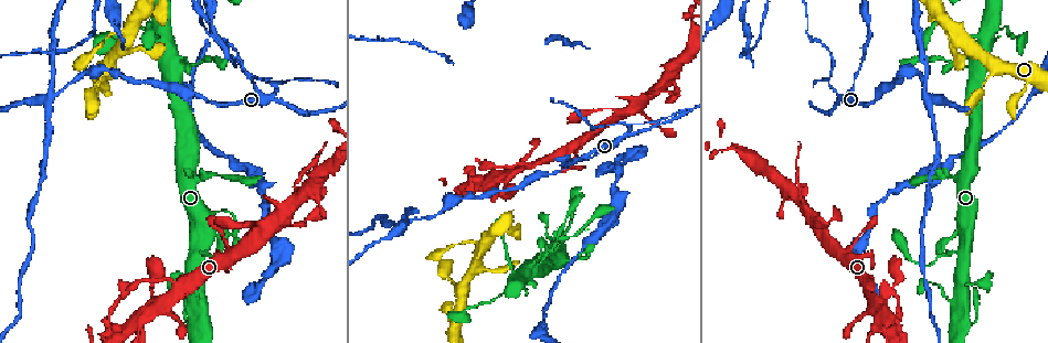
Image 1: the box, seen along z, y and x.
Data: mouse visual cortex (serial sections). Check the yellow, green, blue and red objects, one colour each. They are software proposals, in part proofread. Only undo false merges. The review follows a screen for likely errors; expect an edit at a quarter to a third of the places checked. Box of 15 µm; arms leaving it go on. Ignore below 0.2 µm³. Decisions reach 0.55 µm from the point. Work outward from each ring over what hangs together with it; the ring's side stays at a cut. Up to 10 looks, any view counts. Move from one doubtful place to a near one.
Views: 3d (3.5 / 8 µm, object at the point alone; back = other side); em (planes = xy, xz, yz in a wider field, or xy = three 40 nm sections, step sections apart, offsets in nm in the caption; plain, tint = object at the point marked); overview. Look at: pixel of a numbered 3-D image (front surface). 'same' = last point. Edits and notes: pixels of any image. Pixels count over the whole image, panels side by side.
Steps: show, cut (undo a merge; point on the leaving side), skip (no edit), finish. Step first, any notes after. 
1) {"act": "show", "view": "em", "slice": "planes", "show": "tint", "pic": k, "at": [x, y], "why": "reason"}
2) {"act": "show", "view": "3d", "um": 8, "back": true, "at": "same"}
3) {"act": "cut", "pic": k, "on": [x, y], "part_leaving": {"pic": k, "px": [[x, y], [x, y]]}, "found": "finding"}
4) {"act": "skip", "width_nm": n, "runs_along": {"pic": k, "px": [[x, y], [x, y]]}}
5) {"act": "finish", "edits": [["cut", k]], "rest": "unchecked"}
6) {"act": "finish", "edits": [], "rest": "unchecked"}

{"act": "show", "view": "3d", "um": 8, "pic": 1, "at": [404, 224], "why": "four or more arms meet"}

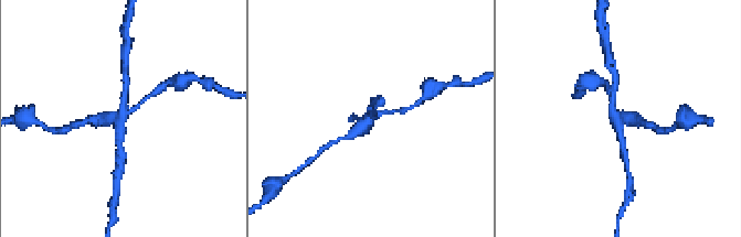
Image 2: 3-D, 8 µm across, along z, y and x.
{"act": "show", "view": "em", "slice": "planes", "show": "tint", "pic": 2, "at": [613, 116], "arms": 4, "arm_widths_nm": [150, 200, 200, 350]}

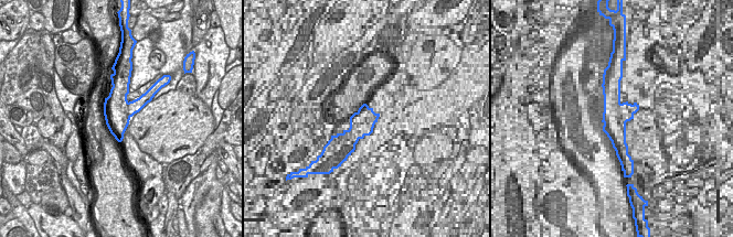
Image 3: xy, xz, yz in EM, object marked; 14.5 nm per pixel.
{"act": "cut", "pic": 2, "on": [120, 150], "found": "a second cell is stuck on"}

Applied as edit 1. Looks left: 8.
{"act": "show", "view": "3d", "um": 3.5, "pic": 1, "at": [152, 13], "why": "abrupt turn"}

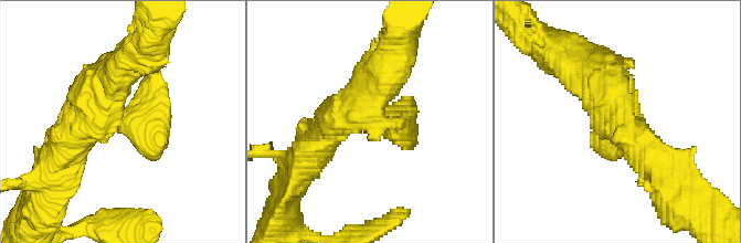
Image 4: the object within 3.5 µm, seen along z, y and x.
{"act": "show", "view": "em", "slice": "xy", "step": 3, "show": "tint", "pic": 4, "at": [123, 118]}

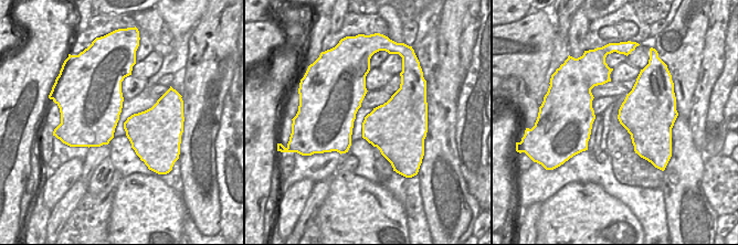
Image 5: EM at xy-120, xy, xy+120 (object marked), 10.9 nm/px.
{"act": "skip", "runs_along": {"pic": 4, "px": [[76, 131], [157, 74]]}, "found": "one cell here"}

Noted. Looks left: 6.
{"act": "show", "view": "3d", "um": 3.5, "pic": 1, "at": [864, 10]}

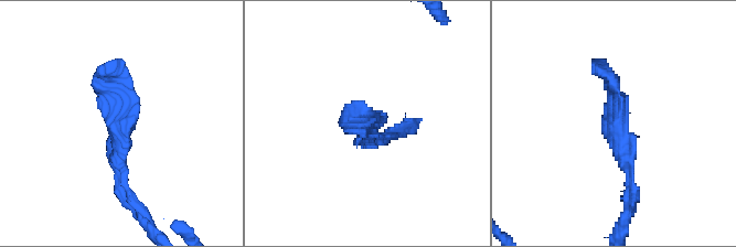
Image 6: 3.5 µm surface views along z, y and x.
{"act": "show", "view": "em", "slice": "xy", "step": 5, "show": "tint", "pic": 6, "at": [621, 126], "why": "shape alone is not enough"}

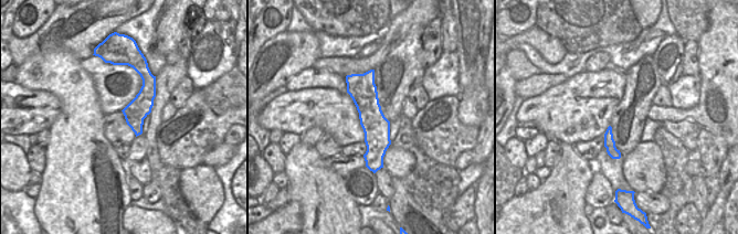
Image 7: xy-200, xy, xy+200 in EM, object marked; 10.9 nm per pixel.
{"act": "skip", "found": "one cell here"}

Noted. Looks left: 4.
{"act": "show", "view": "3d", "um": 3.5, "pic": 1, "at": [275, 89], "why": "abrupt turn"}

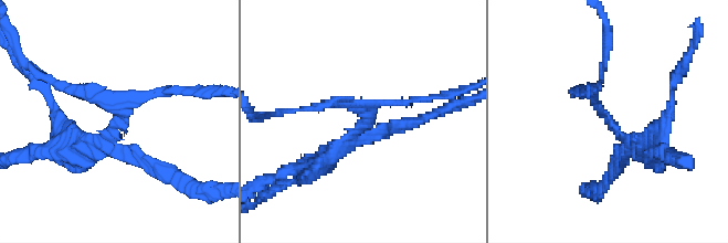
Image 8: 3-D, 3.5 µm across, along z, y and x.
{"act": "show", "view": "em", "slice": "planes", "show": "tint", "pic": 8, "at": [116, 114], "why": "shape alone is not enough"}

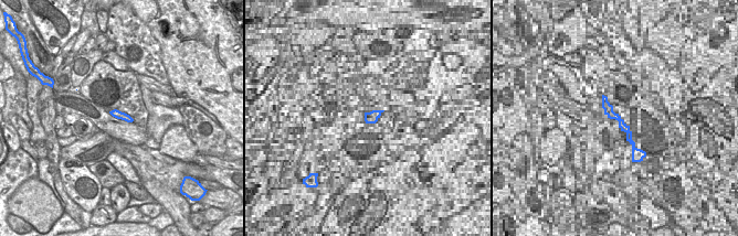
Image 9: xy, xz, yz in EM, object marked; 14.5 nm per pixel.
{"act": "show", "view": "em", "slice": "xy", "step": 3, "show": "tint", "at": "same", "why": "another direction"}

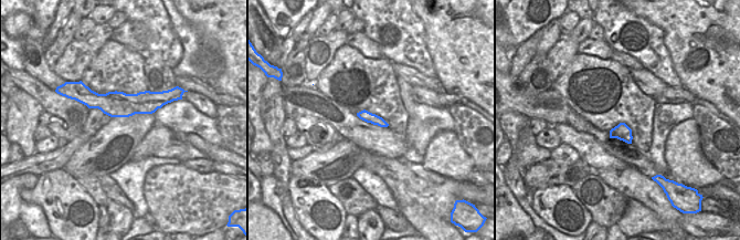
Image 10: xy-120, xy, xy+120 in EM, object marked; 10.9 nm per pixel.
{"act": "cut", "pic": 8, "on": [600, 108], "width_nm": 120, "part_leaving": {"pic": 8, "px": [[622, 134], [597, 106], [600, 83]]}, "found": "a second cell is stuck on"}

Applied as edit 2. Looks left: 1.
{"act": "finish", "edits": [["cut", 2], ["cut", 8]], "rest": "unchecked"}

